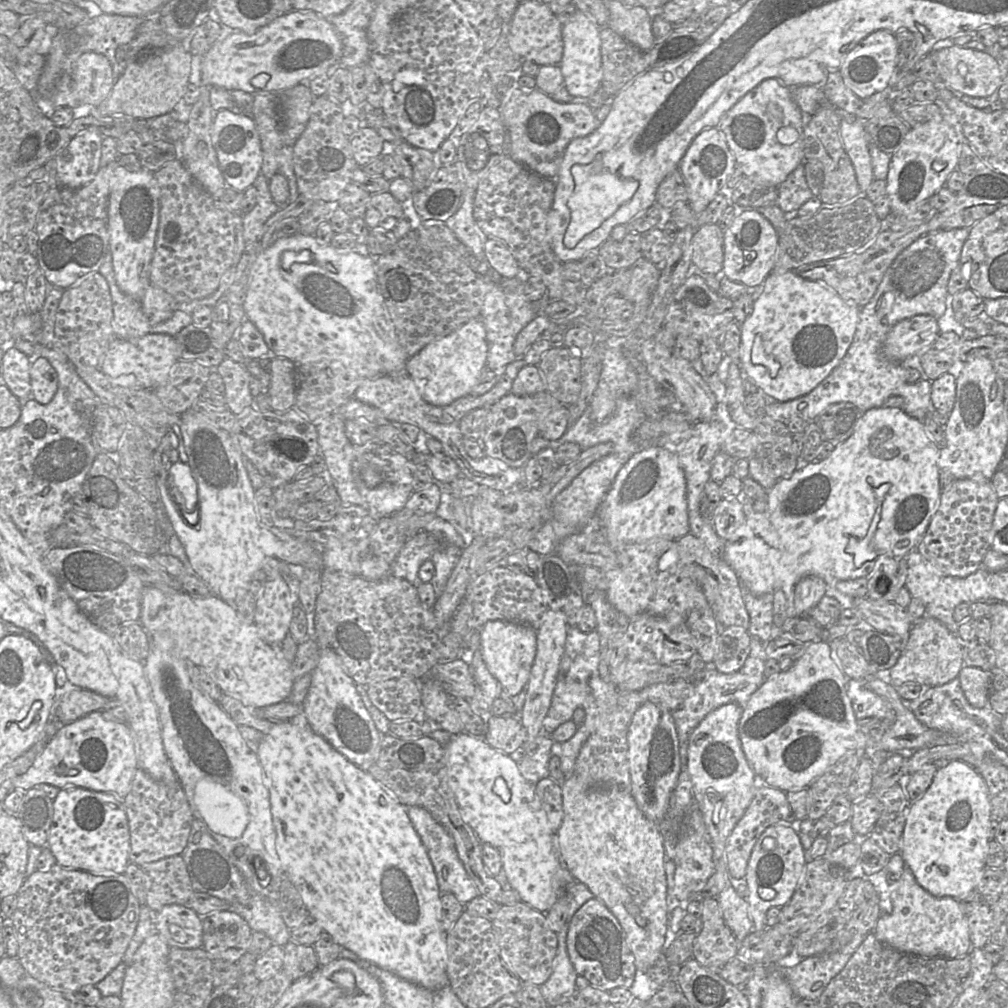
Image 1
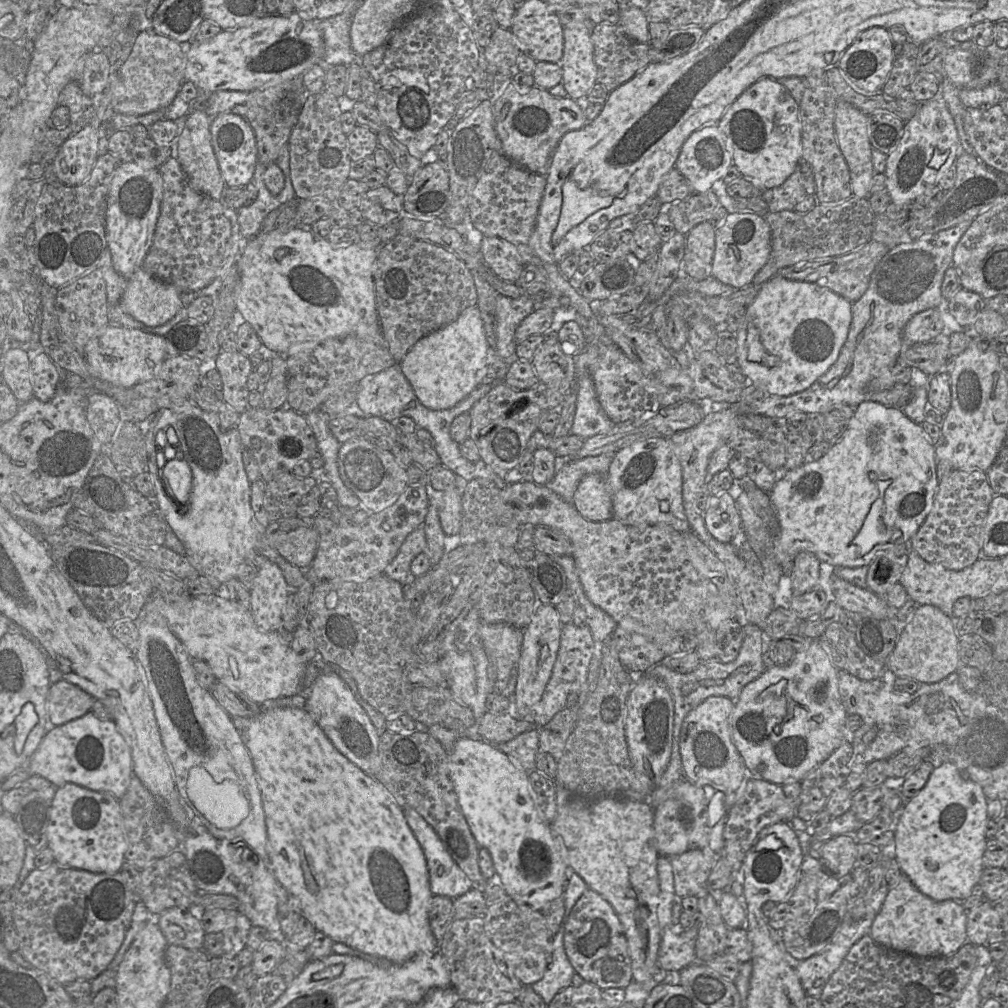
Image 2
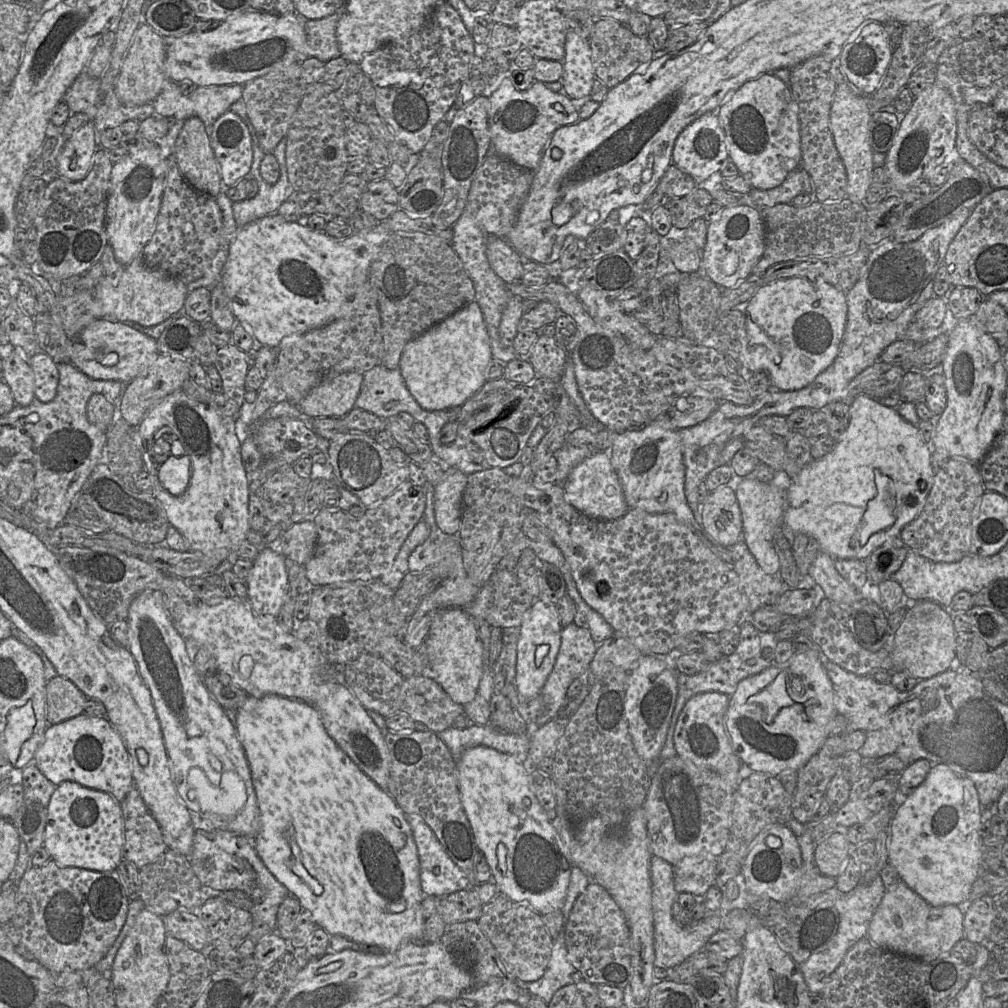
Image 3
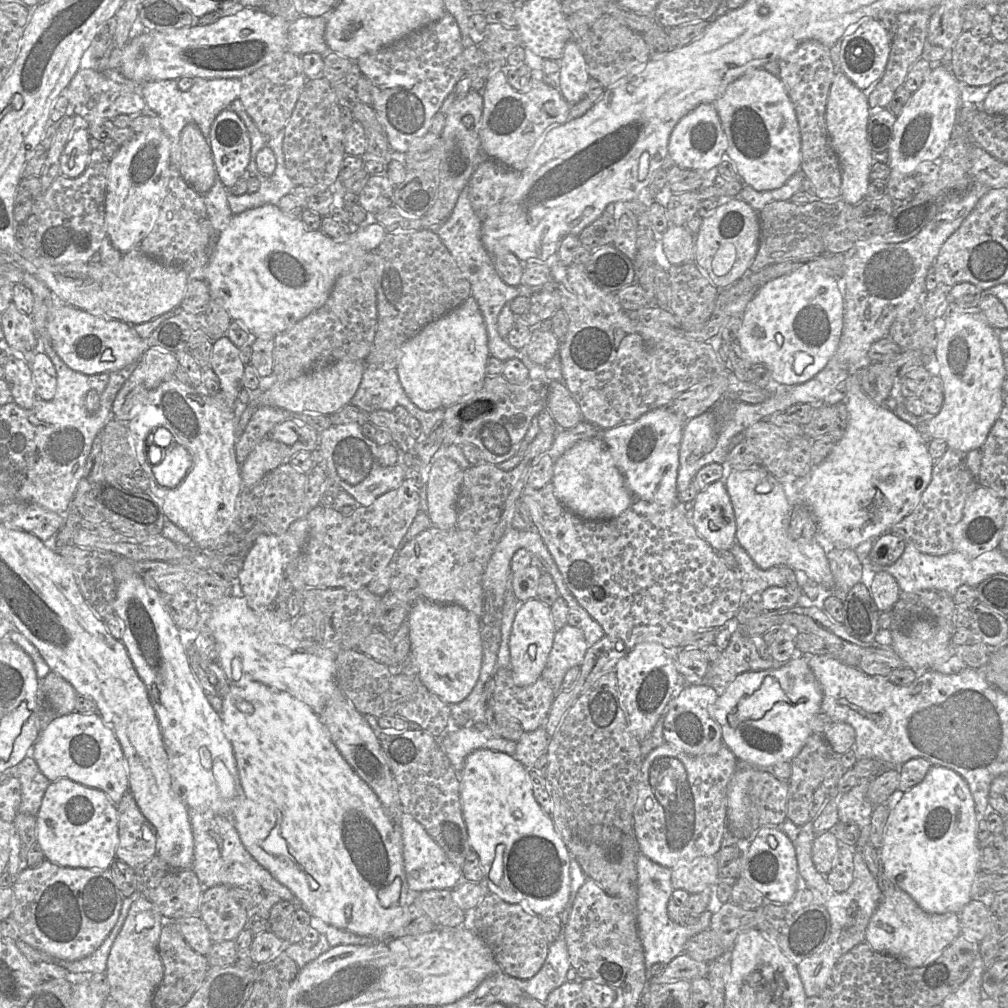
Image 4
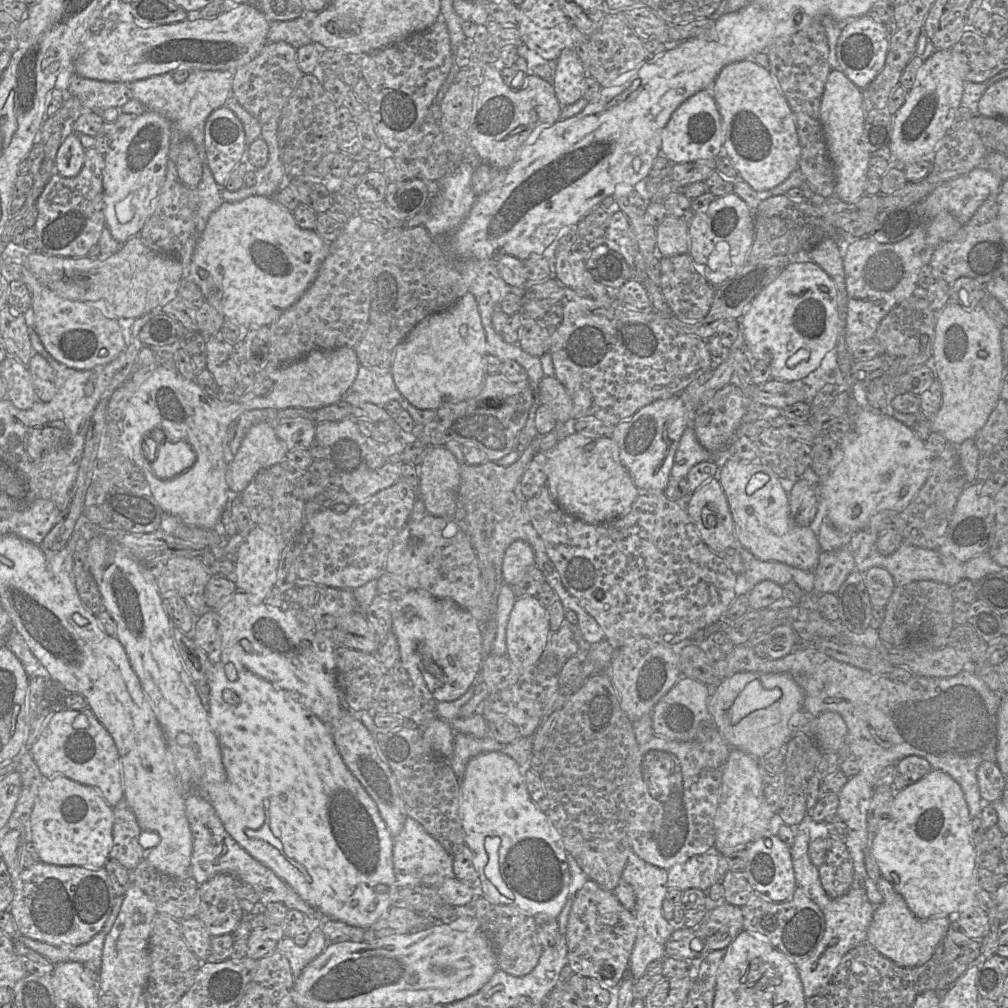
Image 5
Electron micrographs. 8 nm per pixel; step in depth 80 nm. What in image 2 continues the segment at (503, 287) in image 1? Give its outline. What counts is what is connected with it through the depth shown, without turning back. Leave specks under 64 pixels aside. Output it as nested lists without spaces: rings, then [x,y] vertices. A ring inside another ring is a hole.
[[[497,296],[495,355],[499,358],[518,360],[515,355],[515,331],[524,318],[534,311],[535,300],[529,296]]]

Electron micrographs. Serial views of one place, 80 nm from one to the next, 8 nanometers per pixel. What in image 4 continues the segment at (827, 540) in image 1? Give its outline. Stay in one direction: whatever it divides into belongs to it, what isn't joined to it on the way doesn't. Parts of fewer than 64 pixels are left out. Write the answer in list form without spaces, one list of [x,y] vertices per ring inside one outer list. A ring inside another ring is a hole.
[[[856,376],[846,380],[847,395],[844,400],[848,412],[848,426],[843,437],[835,443],[830,454],[820,464],[813,466],[802,482],[800,499],[807,504],[817,521],[819,531],[835,548],[855,549],[859,544],[877,539],[918,505],[921,495],[930,483],[932,460],[927,445],[915,427],[899,419],[894,411],[876,404],[862,390]]]

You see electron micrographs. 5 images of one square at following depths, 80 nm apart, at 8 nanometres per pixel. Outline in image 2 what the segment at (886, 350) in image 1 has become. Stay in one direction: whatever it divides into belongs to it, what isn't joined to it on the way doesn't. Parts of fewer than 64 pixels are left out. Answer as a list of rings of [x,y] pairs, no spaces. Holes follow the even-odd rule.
[[[930,308],[915,314],[906,324],[902,339],[905,345],[922,344],[931,342],[943,327],[940,311]]]

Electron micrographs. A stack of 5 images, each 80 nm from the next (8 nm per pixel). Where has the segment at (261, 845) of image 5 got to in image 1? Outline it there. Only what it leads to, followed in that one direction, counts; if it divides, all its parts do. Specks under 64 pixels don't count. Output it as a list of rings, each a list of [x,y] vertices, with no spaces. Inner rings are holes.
[[[284,721],[277,724],[268,734],[264,734],[255,752],[263,769],[264,784],[269,791],[272,821],[276,832],[276,850],[286,878],[299,891],[309,915],[318,922],[323,932],[331,935],[337,944],[352,951],[359,958],[425,989],[447,987],[449,979],[446,934],[440,924],[441,892],[427,850],[407,816],[405,806],[386,786],[347,760],[323,737],[315,733],[305,721]]]

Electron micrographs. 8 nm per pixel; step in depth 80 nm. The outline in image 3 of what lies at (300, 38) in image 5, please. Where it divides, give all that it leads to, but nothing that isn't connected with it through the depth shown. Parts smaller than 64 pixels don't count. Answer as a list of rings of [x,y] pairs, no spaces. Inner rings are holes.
[[[343,9],[322,19],[304,21],[306,44],[302,57],[315,57],[326,63],[341,56],[336,28]]]

